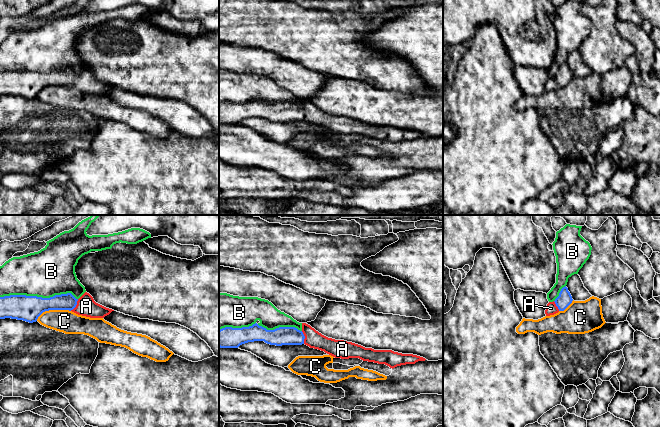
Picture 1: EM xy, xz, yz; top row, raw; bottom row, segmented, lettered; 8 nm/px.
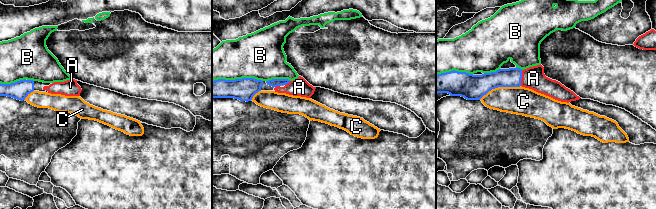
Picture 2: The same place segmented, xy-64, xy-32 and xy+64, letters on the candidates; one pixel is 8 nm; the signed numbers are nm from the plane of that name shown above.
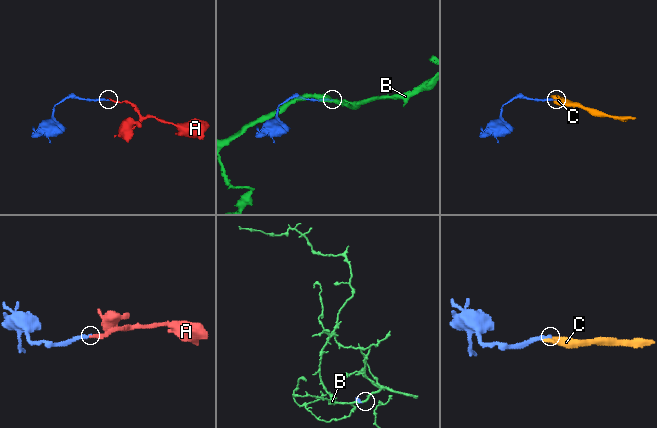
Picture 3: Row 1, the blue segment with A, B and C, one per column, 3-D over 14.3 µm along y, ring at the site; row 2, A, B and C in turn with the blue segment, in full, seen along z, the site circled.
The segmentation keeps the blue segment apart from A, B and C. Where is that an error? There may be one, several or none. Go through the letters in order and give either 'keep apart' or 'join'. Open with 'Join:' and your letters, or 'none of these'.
Join: A
A: join
B: keep apart
C: keep apart

